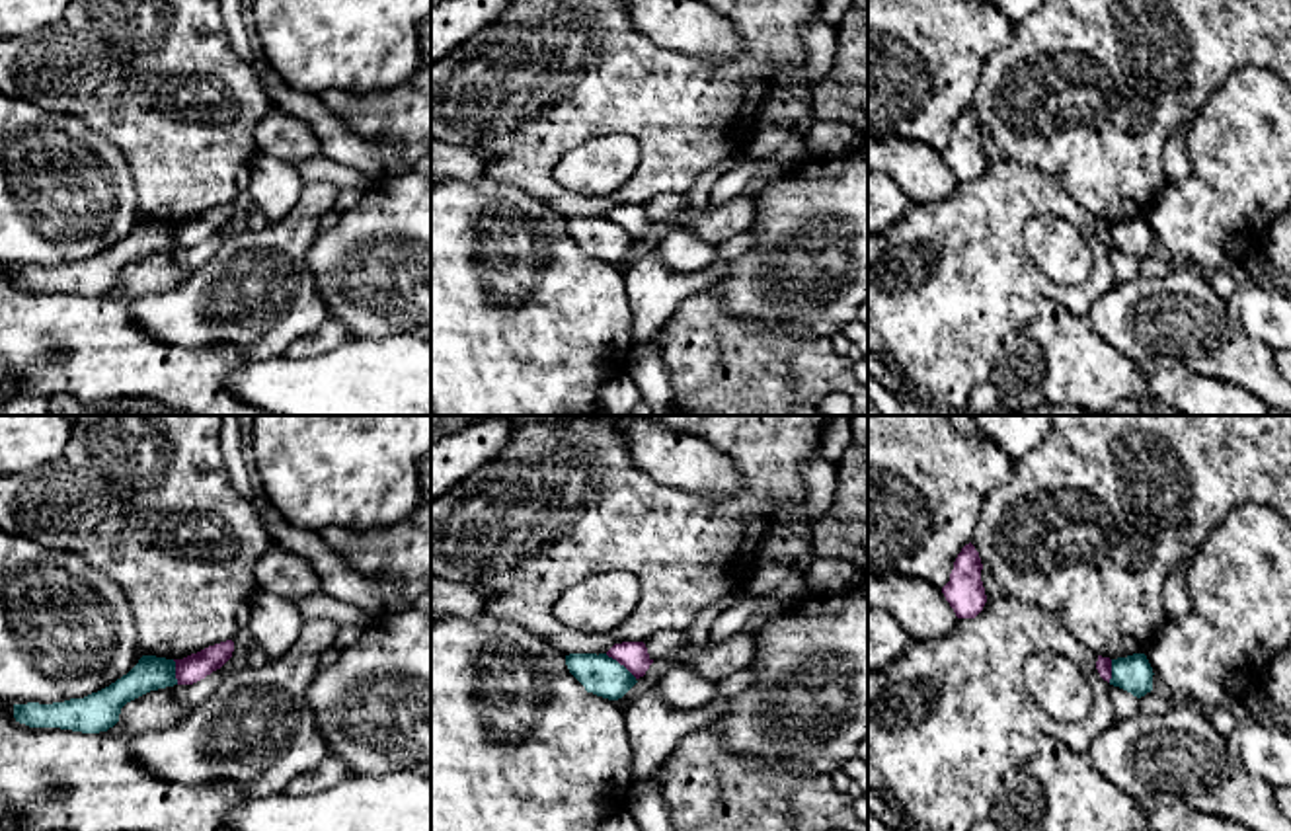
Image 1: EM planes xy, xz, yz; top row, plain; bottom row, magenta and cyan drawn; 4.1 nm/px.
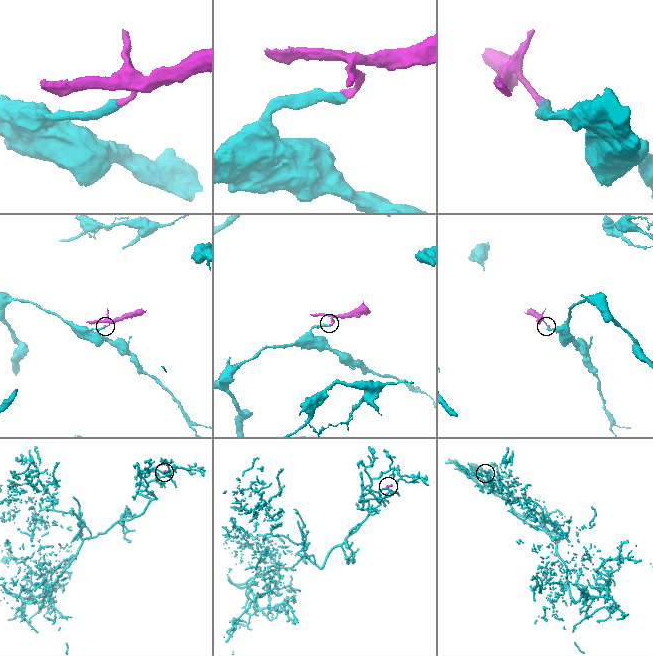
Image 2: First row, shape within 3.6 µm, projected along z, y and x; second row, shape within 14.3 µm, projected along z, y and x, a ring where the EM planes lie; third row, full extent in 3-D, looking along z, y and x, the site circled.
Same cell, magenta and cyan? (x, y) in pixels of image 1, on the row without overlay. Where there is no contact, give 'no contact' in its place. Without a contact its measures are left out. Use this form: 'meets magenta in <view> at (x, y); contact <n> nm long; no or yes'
meets magenta in xz at (621, 227); contact 170 nm long; no

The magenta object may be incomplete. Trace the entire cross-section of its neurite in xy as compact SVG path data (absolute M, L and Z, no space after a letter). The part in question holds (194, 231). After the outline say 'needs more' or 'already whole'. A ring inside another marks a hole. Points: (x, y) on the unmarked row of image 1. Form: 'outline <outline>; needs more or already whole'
outline M226 203L183 222L174 222L177 248L193 248L205 242L213 234L220 232L232 220L232 215L234 205Z; already whole

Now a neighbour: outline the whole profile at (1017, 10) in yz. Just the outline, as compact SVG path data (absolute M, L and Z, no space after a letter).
M987 0L995 10L1004 14L1014 25L1036 12L1045 0Z

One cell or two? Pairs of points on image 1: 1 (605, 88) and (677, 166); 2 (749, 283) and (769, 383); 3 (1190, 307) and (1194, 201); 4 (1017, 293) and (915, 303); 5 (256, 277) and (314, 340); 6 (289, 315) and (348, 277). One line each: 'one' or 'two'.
1: one
2: two
3: two
4: one
5: two
6: two

